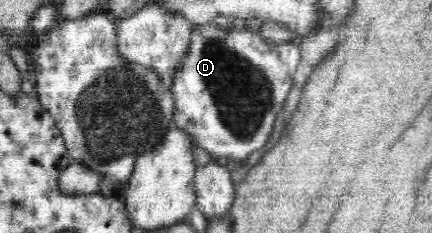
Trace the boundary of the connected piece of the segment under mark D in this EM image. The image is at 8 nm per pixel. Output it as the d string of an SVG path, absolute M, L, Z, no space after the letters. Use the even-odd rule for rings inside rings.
M214 21L193 27L190 46L189 53L174 71L172 79L171 91L175 103L172 124L186 132L194 145L209 151L214 159L224 162L232 158L243 163L250 153L268 143L276 117L292 87L293 75L300 61L300 49L291 41L279 44L267 42L260 32L237 31L234 26L230 30L222 30Z

